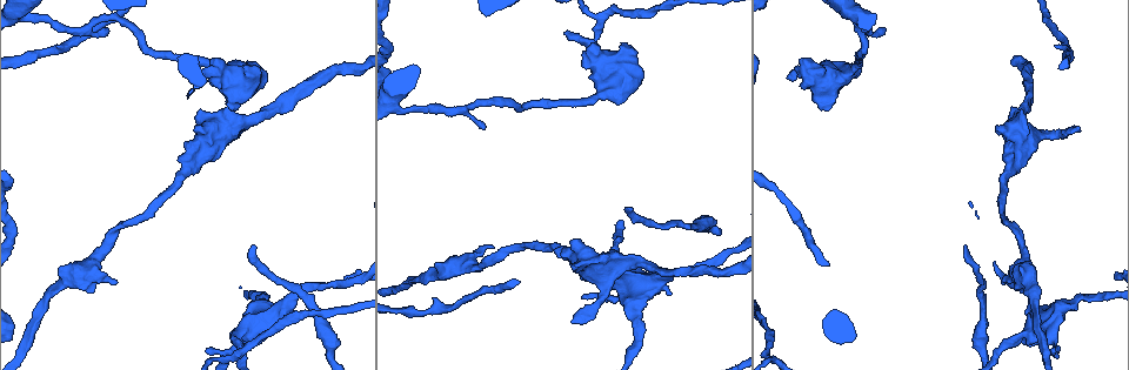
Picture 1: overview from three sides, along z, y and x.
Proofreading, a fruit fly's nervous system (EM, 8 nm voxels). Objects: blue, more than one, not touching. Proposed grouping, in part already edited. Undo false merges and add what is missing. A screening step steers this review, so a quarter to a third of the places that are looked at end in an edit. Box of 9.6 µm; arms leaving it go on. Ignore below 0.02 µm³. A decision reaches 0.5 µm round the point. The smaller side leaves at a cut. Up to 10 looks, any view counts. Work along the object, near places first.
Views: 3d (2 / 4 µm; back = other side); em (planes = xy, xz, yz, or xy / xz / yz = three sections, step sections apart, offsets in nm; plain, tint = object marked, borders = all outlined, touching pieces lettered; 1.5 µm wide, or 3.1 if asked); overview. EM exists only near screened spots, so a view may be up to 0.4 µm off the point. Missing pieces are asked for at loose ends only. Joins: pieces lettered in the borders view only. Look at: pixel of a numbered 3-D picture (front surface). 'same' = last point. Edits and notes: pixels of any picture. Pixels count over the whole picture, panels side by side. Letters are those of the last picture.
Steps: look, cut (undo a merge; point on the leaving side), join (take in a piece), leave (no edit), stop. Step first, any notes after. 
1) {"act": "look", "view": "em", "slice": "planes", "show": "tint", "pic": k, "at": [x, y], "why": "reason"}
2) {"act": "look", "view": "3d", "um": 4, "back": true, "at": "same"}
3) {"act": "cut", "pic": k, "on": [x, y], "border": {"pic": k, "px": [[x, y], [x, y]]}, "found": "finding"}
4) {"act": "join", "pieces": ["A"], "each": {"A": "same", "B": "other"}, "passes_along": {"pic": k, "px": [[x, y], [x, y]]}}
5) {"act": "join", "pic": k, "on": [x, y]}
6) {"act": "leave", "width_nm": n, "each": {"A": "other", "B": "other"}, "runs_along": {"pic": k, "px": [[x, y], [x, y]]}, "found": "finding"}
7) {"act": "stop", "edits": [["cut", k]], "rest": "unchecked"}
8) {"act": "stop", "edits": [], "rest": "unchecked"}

{"act": "look", "view": "3d", "um": 4, "pic": 1, "at": [237, 333], "why": "sudden change in width"}

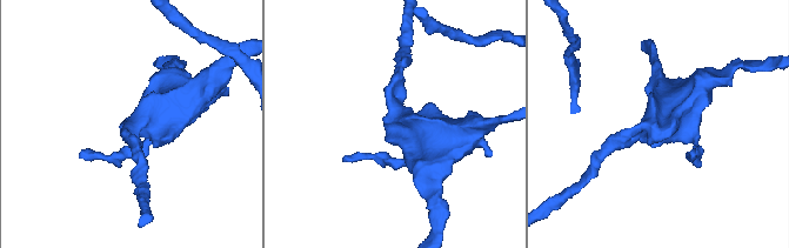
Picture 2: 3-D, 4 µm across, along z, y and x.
{"act": "look", "view": "em", "slice": "planes", "show": "plain", "pic": 2, "at": [645, 128], "why": "now the EM"}

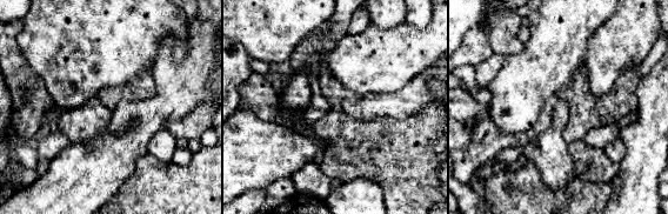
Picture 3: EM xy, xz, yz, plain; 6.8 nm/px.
{"act": "look", "view": "em", "slice": "planes", "show": "borders", "at": "same"}

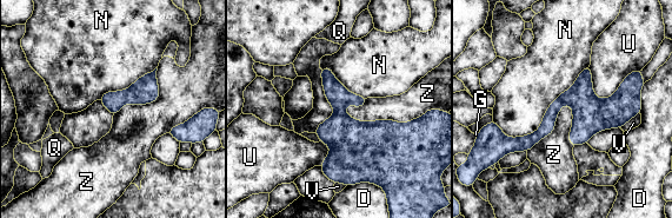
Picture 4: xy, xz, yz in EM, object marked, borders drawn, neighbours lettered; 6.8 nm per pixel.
{"act": "leave", "each": {"D": "other", "G": "other", "N": "other", "Q": "other", "U": "other", "V": "other", "Z": "other"}, "border": {"pic": 4, "px": [[344, 107], [363, 121], [420, 117]]}, "found": "one neuron here"}

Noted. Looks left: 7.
{"act": "look", "view": "3d", "um": 4, "pic": 1, "at": [1077, 297], "why": "calibre changes"}

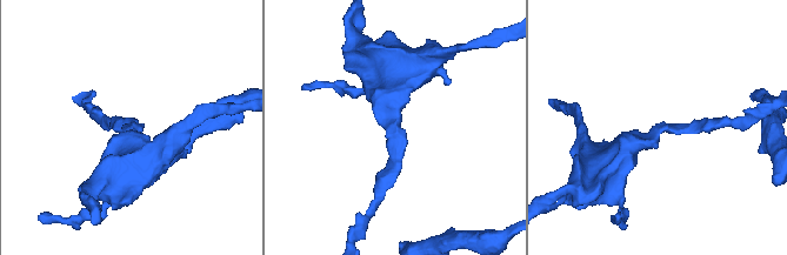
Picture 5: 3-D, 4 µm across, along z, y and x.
{"act": "look", "view": "em", "slice": "yz", "step": 8, "show": "borders", "pic": 5, "at": [396, 127], "arm_widths_nm": [180, 500], "why": "now the EM"}

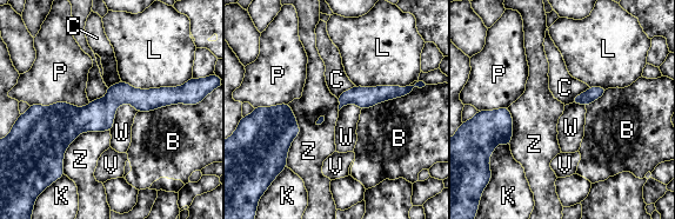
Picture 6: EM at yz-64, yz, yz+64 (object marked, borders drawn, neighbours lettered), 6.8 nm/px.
{"act": "leave", "each": {"B": "other", "C": "other", "K": "other", "L": "other", "P": "other", "V": "other", "W": "other", "Z": "other"}, "border": {"pic": 6, "px": [[133, 105], [118, 106], [109, 131]]}, "found": "all the same neuron"}

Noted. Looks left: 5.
{"act": "look", "view": "3d", "um": 2, "pic": 1, "at": [1079, 127], "why": "branch stops here"}

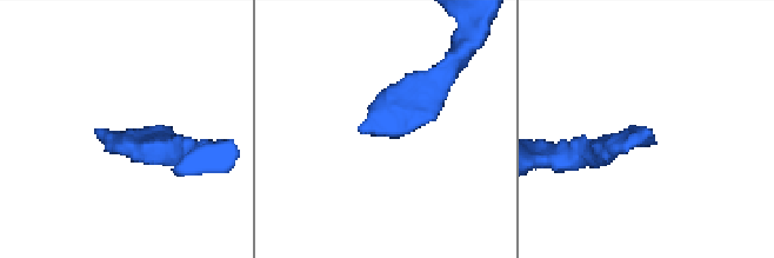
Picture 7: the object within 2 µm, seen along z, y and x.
{"act": "look", "view": "em", "slice": "planes", "show": "tint", "pic": 7, "at": [361, 129], "why": "need the tissue"}

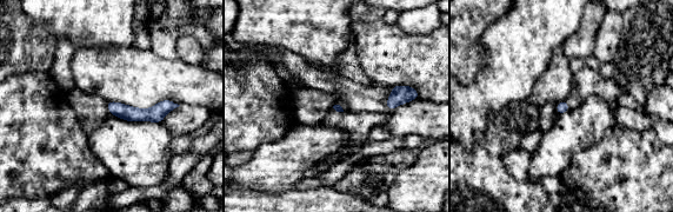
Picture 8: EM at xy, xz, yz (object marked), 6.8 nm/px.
{"act": "look", "view": "em", "slice": "planes", "show": "borders", "at": "same", "why": "see the neighbours"}

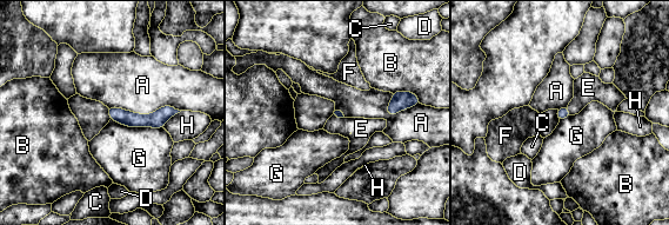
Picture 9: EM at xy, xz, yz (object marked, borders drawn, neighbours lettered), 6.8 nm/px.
{"act": "join", "pieces": ["E"], "longest_contact_nm": ["A", 500], "each": {"A": "other", "B": "other", "C": "other", "D": "other", "E": "same", "F": "other", "G": "other", "H": "other"}, "passes_along": {"pic": 9, "px": [[563, 112], [568, 111], [588, 87]]}, "found": "it goes on there"}

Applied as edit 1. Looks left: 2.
{"act": "look", "view": "em", "slice": "xy", "step": 8, "show": "borders", "pic": 1, "at": [859, 71]}

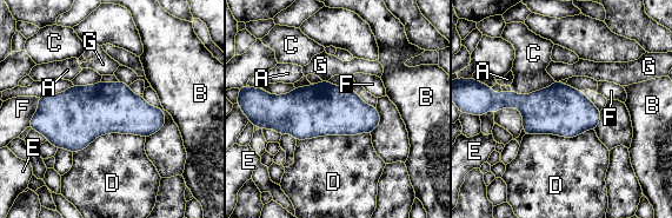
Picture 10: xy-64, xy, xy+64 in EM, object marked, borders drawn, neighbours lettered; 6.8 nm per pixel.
{"act": "leave", "each": {"A": "other", "B": "other", "C": "other", "D": "other", "E": "other", "F": "other", "G": "other"}, "border": {"pic": 10, "px": [[370, 132], [321, 134], [297, 140]]}, "found": "no lettered piece goes on from it"}

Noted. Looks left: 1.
{"act": "stop", "edits": [["join", 9]], "rest": "unchecked"}

